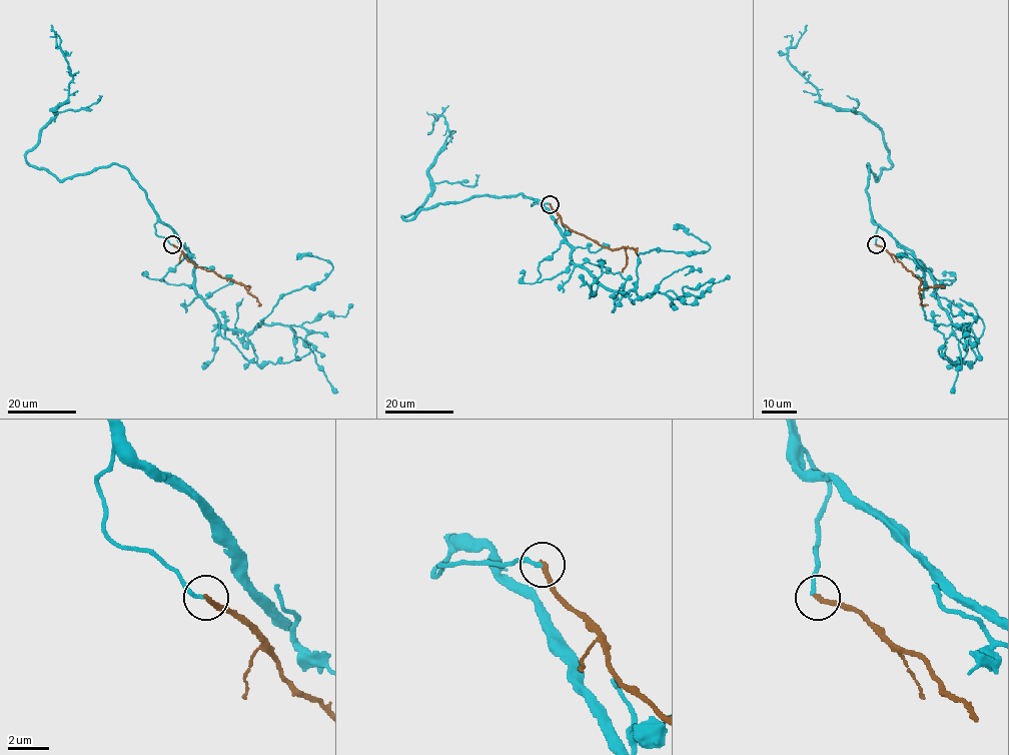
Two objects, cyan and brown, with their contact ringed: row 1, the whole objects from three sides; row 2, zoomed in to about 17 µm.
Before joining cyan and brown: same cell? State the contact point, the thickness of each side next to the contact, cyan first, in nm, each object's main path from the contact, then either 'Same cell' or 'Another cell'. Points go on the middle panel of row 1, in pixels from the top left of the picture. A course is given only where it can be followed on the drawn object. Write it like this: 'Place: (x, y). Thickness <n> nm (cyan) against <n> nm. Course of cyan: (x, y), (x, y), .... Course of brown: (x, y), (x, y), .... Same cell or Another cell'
Place: (550, 204). Thickness 170 nm (cyan) against 240 nm. Course of cyan: (550, 204), (475, 195), (403, 218), (431, 192), (428, 167), (449, 134), (442, 116), (427, 134). Course of brown: (550, 204), (571, 230), (611, 249), (637, 249), (639, 256). Another cell

